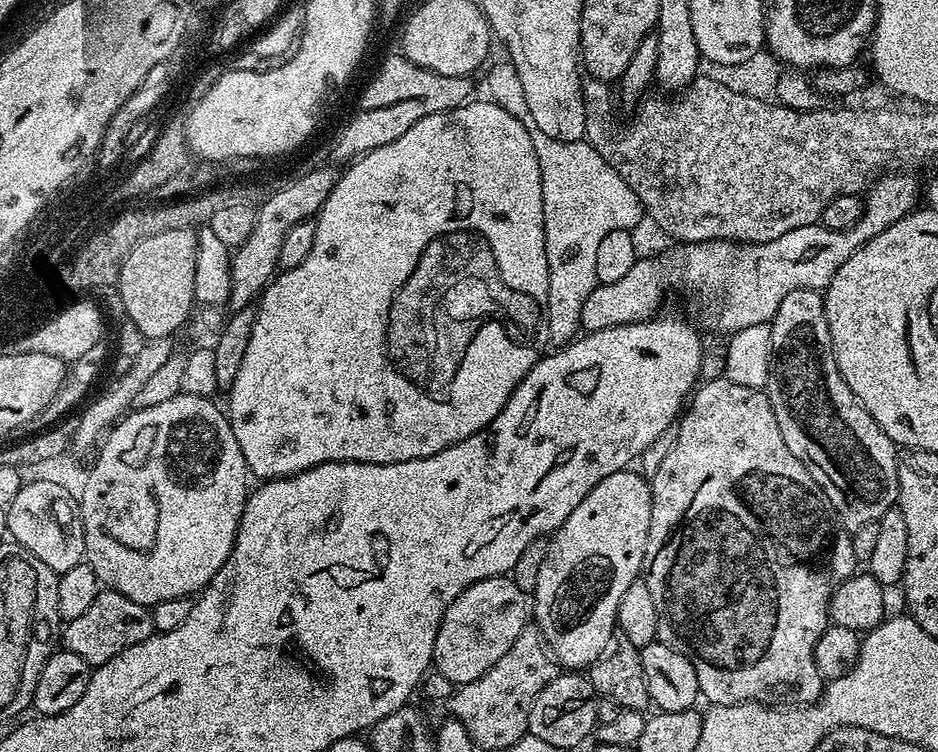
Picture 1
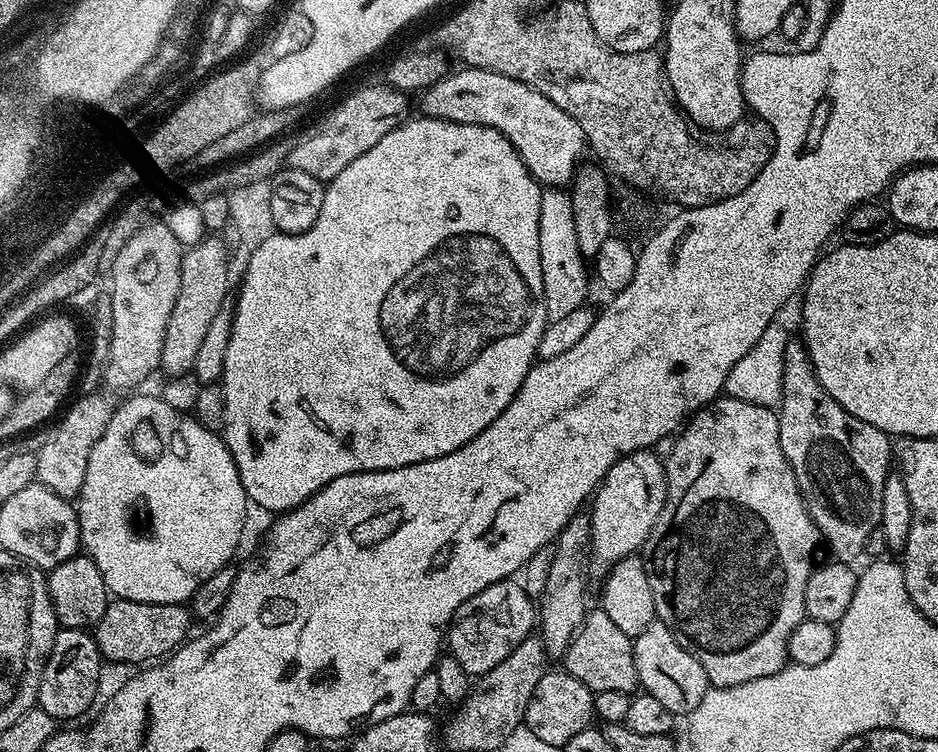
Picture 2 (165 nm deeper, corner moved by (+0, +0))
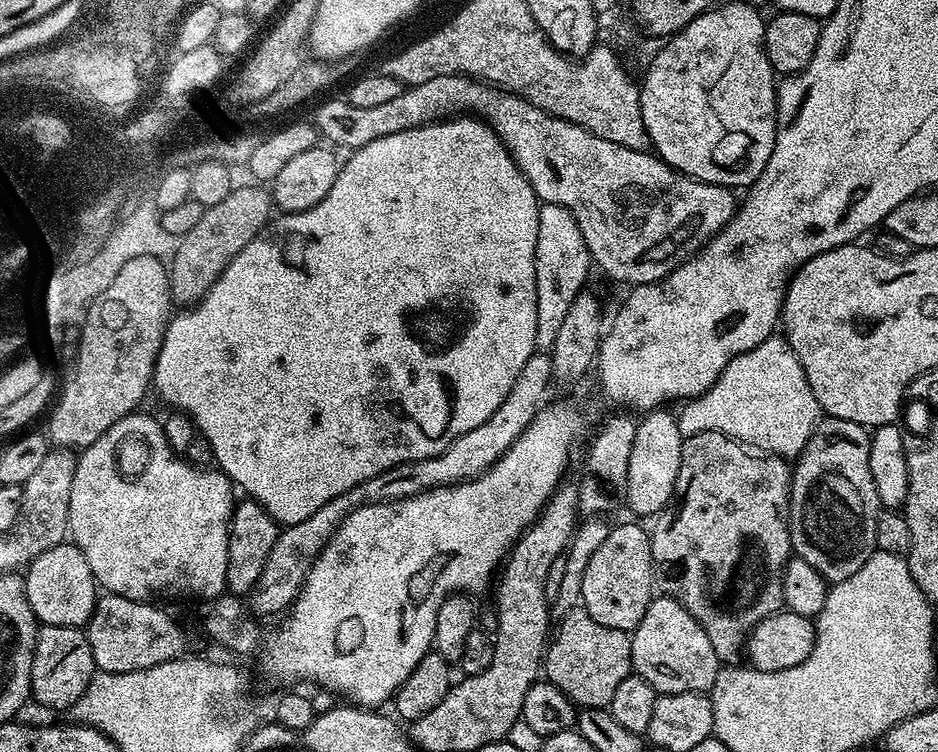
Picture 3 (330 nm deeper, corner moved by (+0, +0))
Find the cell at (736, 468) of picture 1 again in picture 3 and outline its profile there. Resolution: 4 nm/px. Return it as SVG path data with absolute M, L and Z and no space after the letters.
M699 432L687 437L682 450L682 466L678 466L678 478L672 491L672 499L663 512L655 517L656 525L651 525L652 538L652 574L654 584L663 595L673 596L690 614L694 614L696 621L706 630L706 638L710 638L710 646L714 646L714 654L725 665L732 666L741 659L746 648L748 633L767 616L773 616L781 611L784 595L782 594L782 582L784 581L784 568L788 561L793 559L792 551L792 526L790 523L790 505L792 502L792 468L789 461L782 456L771 454L755 454L751 456L745 445L738 440L731 440L721 432Z

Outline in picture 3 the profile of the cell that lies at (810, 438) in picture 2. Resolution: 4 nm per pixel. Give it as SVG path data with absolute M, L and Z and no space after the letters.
M830 416L817 423L816 431L794 460L790 505L792 551L802 562L810 562L810 566L814 566L814 570L818 570L829 585L858 574L872 553L877 551L876 520L882 509L878 490L874 490L874 477L870 474L871 441L869 429L864 425Z

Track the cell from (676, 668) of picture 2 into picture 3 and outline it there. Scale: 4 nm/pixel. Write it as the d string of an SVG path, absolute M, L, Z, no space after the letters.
M653 595L642 622L630 633L632 637L632 666L635 675L646 678L658 694L682 694L683 692L707 693L718 678L722 662L706 638L706 630L673 596Z

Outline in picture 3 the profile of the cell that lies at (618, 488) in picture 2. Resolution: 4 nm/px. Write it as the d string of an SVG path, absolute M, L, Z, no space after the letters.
M653 410L639 417L634 434L634 447L630 450L630 470L626 474L626 494L624 495L626 508L637 512L640 516L650 515L649 517L663 512L668 501L672 499L672 491L678 478L678 466L682 466L685 439L686 437L678 430L676 416L668 413L668 410Z

